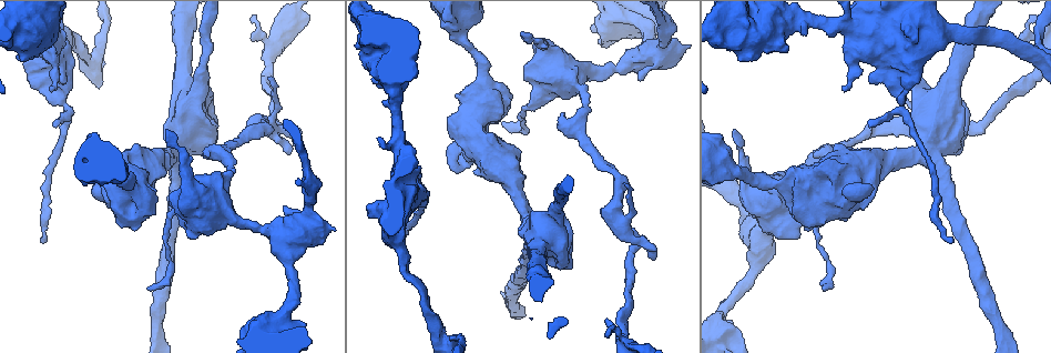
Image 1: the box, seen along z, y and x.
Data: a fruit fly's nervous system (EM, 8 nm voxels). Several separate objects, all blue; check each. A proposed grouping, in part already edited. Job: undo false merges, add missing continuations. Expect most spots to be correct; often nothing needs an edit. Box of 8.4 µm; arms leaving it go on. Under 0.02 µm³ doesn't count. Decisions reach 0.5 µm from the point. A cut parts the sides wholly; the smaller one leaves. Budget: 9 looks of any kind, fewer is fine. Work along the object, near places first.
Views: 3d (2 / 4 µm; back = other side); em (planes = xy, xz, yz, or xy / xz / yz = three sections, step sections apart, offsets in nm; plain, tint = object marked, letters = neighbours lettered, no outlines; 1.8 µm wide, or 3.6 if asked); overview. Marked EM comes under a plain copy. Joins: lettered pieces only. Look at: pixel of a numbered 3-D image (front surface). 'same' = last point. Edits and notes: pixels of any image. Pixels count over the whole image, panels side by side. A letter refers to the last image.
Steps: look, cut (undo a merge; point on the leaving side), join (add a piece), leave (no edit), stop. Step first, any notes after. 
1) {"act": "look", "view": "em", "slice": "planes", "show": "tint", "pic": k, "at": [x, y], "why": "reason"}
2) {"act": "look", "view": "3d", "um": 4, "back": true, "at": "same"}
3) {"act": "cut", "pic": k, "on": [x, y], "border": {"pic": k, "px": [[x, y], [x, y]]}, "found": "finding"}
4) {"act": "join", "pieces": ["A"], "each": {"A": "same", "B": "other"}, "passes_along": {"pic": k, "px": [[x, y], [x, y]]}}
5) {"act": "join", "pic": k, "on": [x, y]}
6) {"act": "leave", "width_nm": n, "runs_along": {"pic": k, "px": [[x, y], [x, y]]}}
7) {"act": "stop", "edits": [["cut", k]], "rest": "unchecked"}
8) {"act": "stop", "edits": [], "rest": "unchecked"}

{"act": "look", "view": "em", "slice": "xy", "step": 16, "show": "tint", "pic": 1, "at": [951, 241], "why": "end of a long branch"}

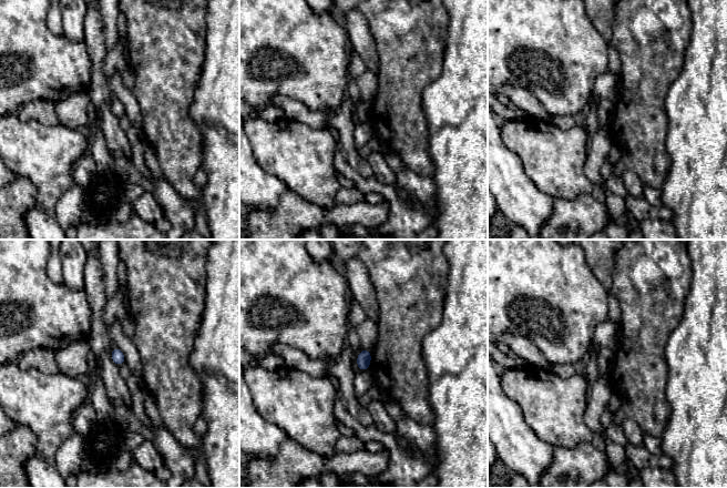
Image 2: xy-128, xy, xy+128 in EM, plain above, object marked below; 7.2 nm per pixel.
{"act": "look", "view": "em", "slice": "planes", "show": "letters", "at": "same"}

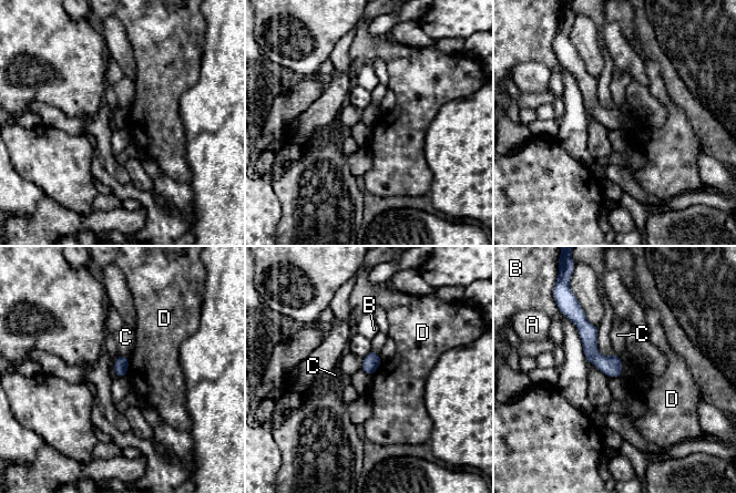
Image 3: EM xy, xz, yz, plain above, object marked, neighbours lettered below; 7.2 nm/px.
{"act": "leave", "each": {"A": "other", "B": "other", "C": "other", "D": "other"}, "border": {"pic": 3, "px": [[129, 357], [128, 373], [125, 376]]}, "found": "none of them fits"}

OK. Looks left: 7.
{"act": "look", "view": "em", "slice": "planes", "show": "tint", "pic": 1, "at": [480, 95], "why": "thick turns thin"}

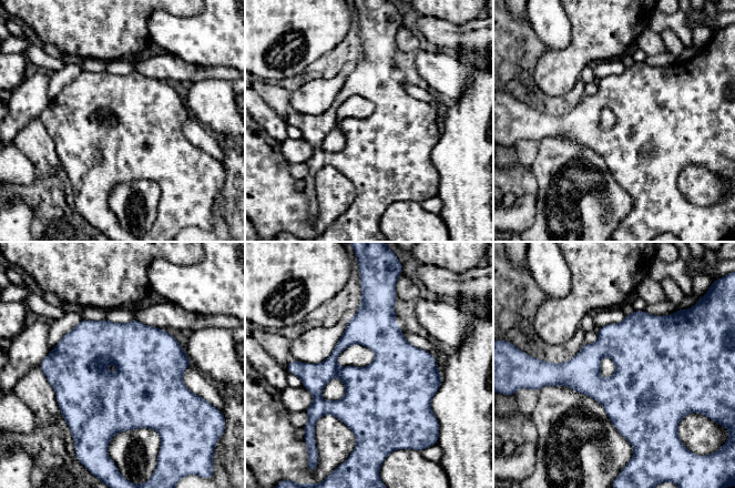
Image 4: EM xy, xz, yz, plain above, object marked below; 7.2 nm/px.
{"act": "look", "view": "em", "slice": "planes", "show": "letters", "at": "same", "why": "what lies round it"}

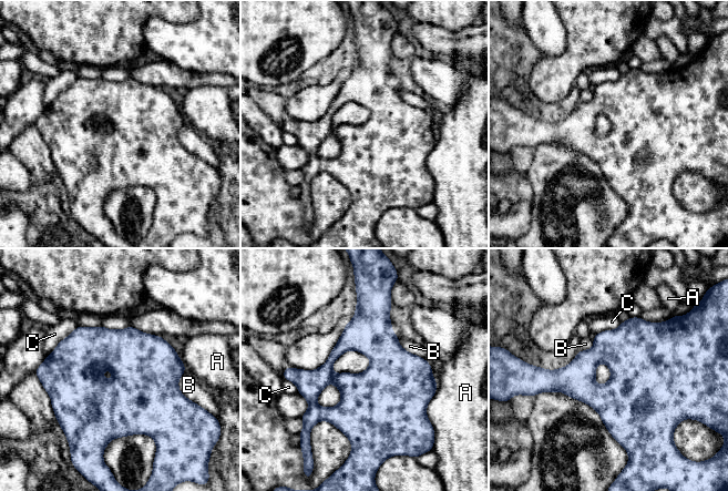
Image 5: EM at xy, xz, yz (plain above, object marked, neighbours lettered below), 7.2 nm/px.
{"act": "leave", "width_nm": 360, "each": {"A": "other", "B": "other", "C": "other"}, "border": {"pic": 5, "px": [[398, 339], [403, 348], [430, 365]]}, "found": "one neuron here"}

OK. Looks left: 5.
{"act": "look", "view": "em", "um": 3.6, "slice": "xy", "step": 16, "show": "tint", "pic": 1, "at": [881, 42]}

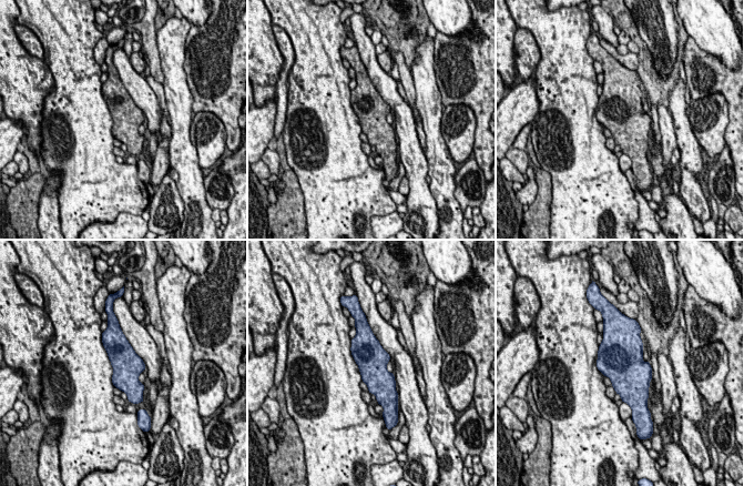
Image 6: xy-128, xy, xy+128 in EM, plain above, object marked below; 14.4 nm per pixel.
{"act": "look", "view": "em", "um": 3.6, "slice": "planes", "show": "tint", "at": "same"}

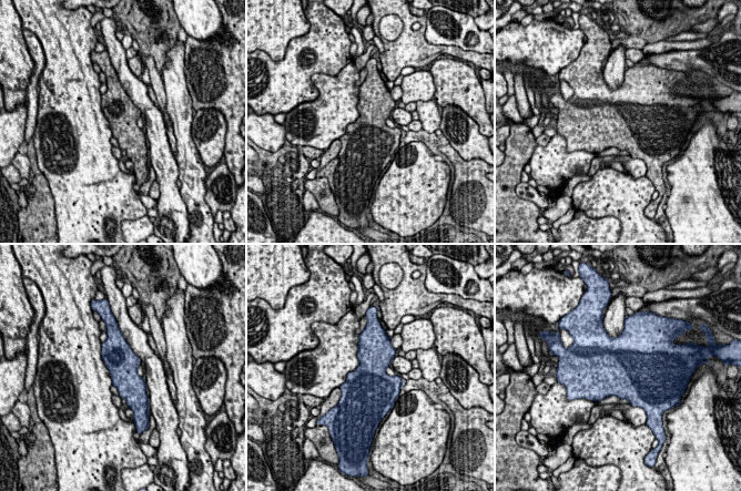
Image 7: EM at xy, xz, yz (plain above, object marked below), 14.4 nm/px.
{"act": "look", "view": "em", "um": 3.6, "slice": "planes", "show": "letters", "at": "same"}

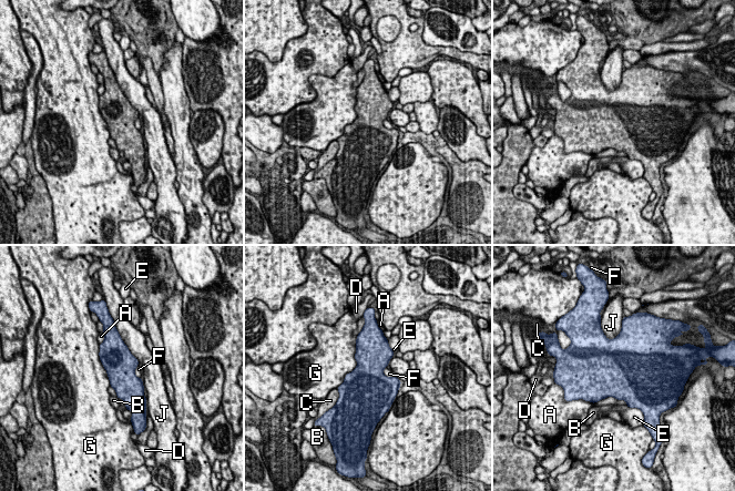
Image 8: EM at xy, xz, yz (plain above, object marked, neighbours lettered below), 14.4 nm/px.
{"act": "leave", "each": {"A": "other", "B": "other", "C": "other", "D": "other", "E": "other", "F": "other", "G": "other", "J": "other"}, "border": {"pic": 8, "px": [[357, 336], [356, 366], [336, 388]]}, "found": "one neuron here"}

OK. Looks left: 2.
{"act": "look", "view": "em", "um": 3.6, "slice": "xy", "step": 8, "show": "tint", "pic": 1, "at": [547, 234], "why": "thick turns thin"}

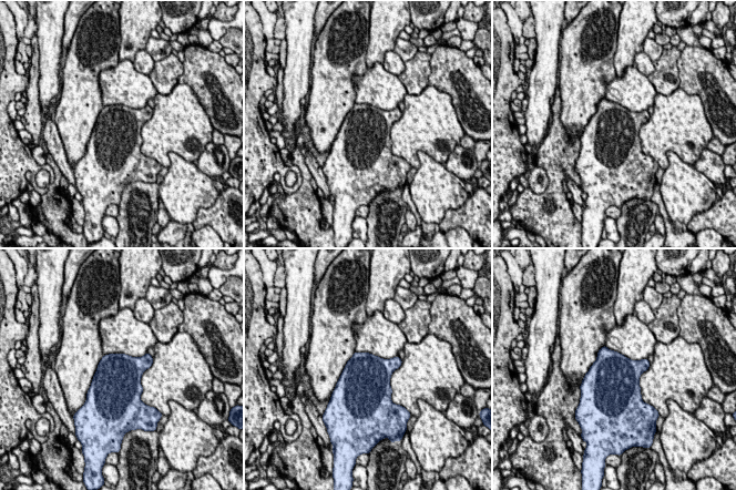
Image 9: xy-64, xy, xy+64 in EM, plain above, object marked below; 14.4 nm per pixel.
{"act": "look", "view": "em", "um": 3.6, "slice": "xy", "step": 8, "show": "letters", "at": "same", "why": "see the neighbours"}

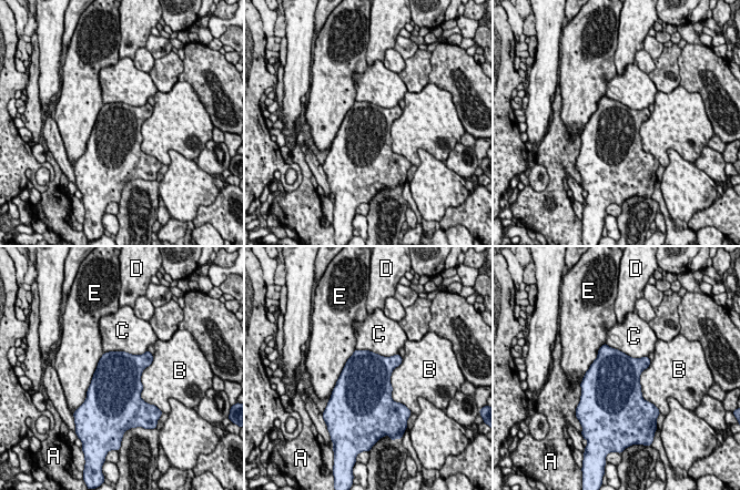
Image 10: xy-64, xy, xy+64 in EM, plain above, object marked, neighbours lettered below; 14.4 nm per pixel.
{"act": "leave", "longest_contact_nm": ["E", 700], "each": {"A": "other", "B": "other", "C": "other", "D": "other", "E": "other"}, "border": {"pic": 10, "px": [[605, 343], [631, 357], [647, 356]]}, "found": "all the same neuron"}

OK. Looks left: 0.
{"act": "stop", "edits": [], "rest": "unchecked"}

